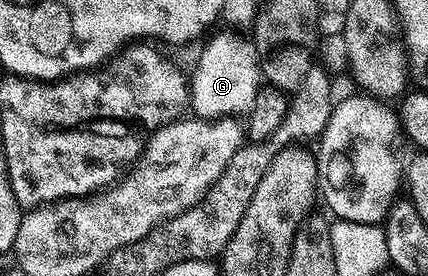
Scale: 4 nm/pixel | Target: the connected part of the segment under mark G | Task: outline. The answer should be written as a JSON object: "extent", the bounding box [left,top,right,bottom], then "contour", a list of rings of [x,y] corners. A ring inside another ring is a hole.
{"extent":[189,31,262,121],"contour":[[[230,31],[223,35],[213,35],[205,40],[206,48],[198,55],[194,79],[192,75],[189,80],[190,107],[197,118],[211,121],[245,116],[252,101],[256,101],[262,79],[262,68],[258,65],[253,38],[246,36],[245,39],[244,36],[233,35]]]}

